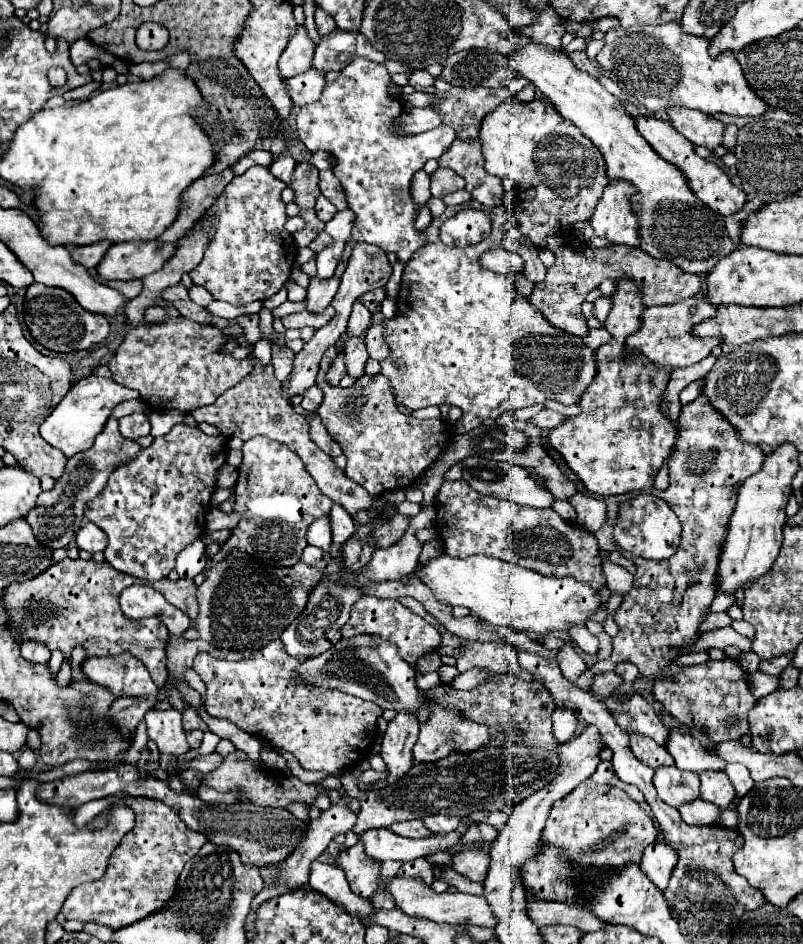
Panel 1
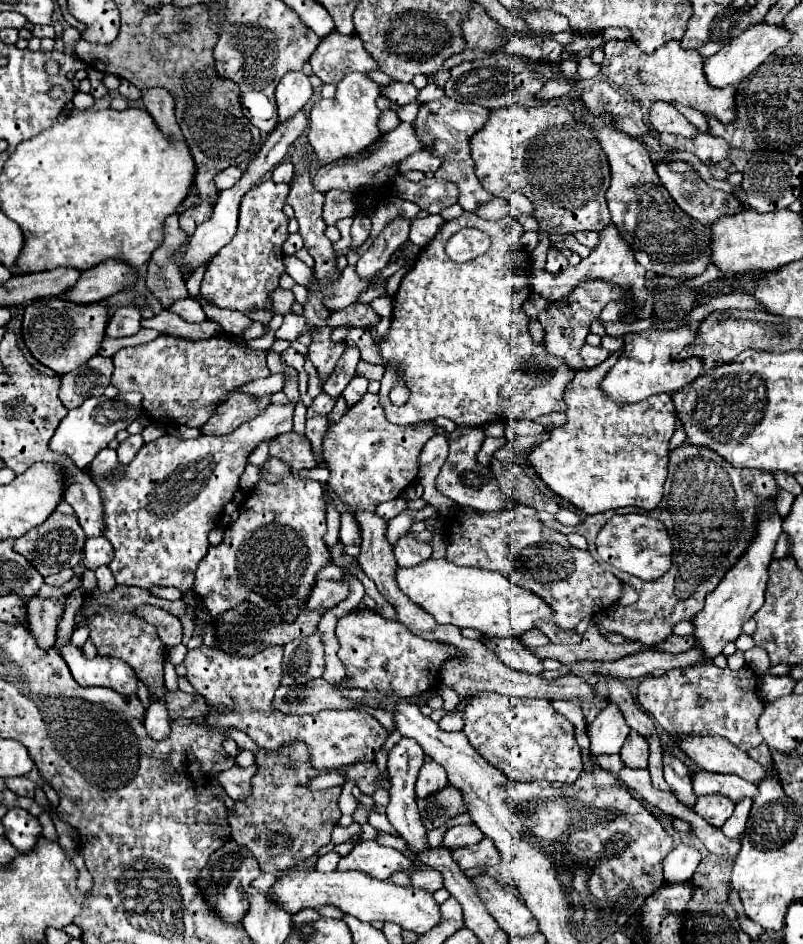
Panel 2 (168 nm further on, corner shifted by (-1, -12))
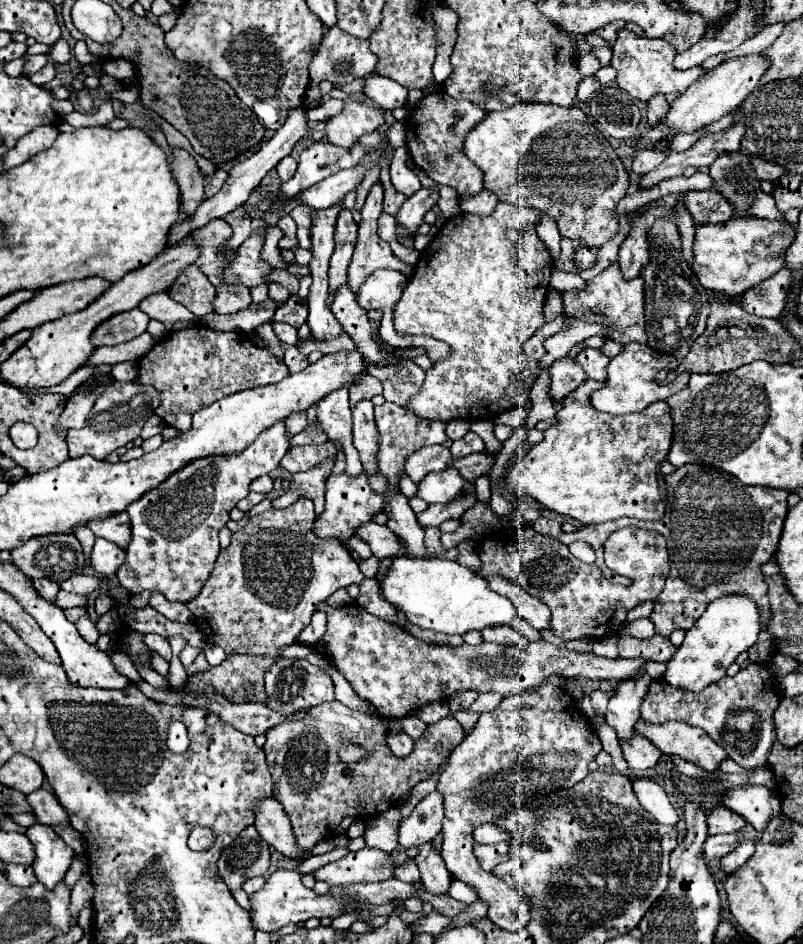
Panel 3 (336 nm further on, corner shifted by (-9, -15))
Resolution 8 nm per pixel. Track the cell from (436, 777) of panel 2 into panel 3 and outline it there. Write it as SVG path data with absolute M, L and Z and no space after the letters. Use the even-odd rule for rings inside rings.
M432 792L424 800L418 802L418 806L412 810L408 818L400 824L400 846L404 848L418 848L422 844L432 842L440 830L442 830L442 818L444 818L444 800L440 792Z

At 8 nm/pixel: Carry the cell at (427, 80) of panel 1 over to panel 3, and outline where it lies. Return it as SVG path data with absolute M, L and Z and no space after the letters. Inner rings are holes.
M370 74L364 78L366 86L364 86L364 94L368 98L372 98L382 110L394 110L406 104L408 100L408 90L384 76L378 74Z

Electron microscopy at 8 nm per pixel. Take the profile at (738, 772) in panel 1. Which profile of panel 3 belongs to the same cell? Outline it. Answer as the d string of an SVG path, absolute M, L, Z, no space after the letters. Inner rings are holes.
M748 824L746 828L742 828L740 830L740 834L744 836L742 838L742 842L740 842L740 846L734 850L734 852L730 852L728 856L724 856L722 860L720 860L720 870L724 872L724 874L730 874L730 872L734 872L736 868L740 868L750 856L752 856L752 852L754 852L754 828Z

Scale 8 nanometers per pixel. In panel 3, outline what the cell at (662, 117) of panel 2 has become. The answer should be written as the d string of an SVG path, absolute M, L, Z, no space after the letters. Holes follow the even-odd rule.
M652 96L652 100L646 102L646 120L650 126L656 126L662 116L668 112L668 102L664 96Z

